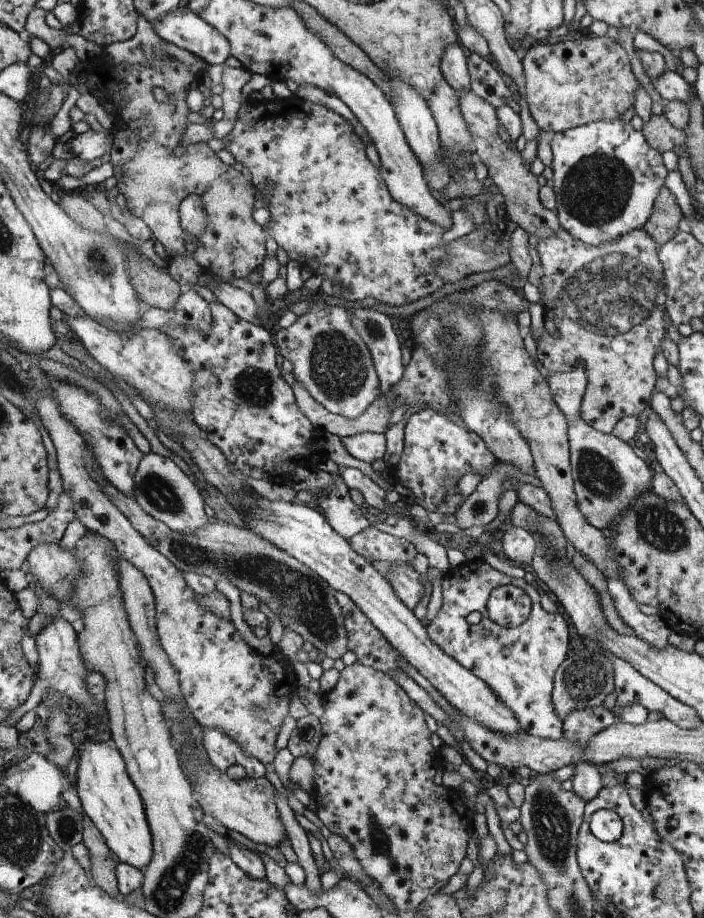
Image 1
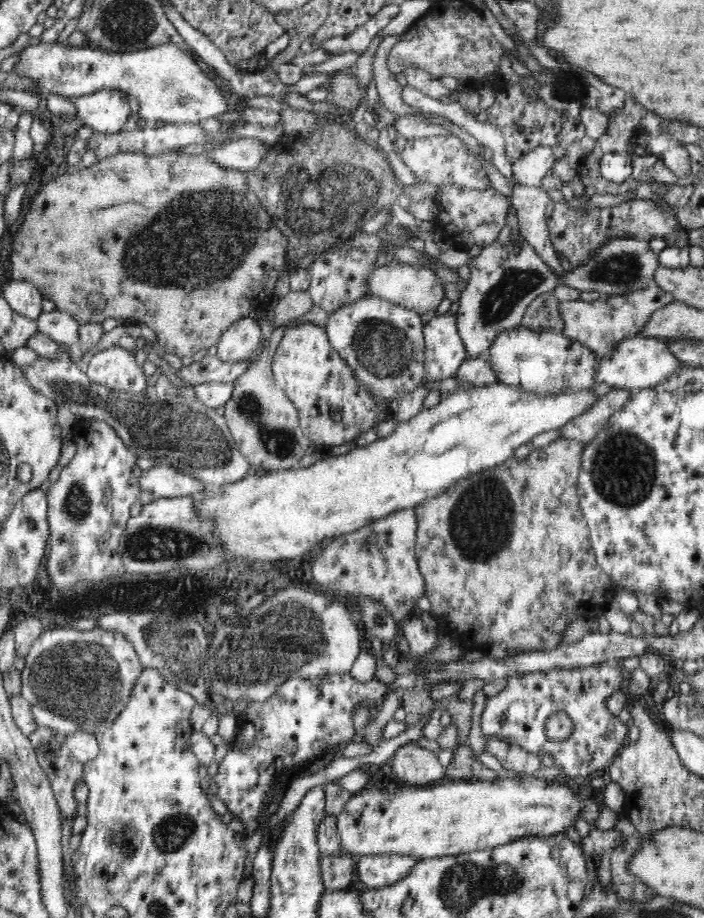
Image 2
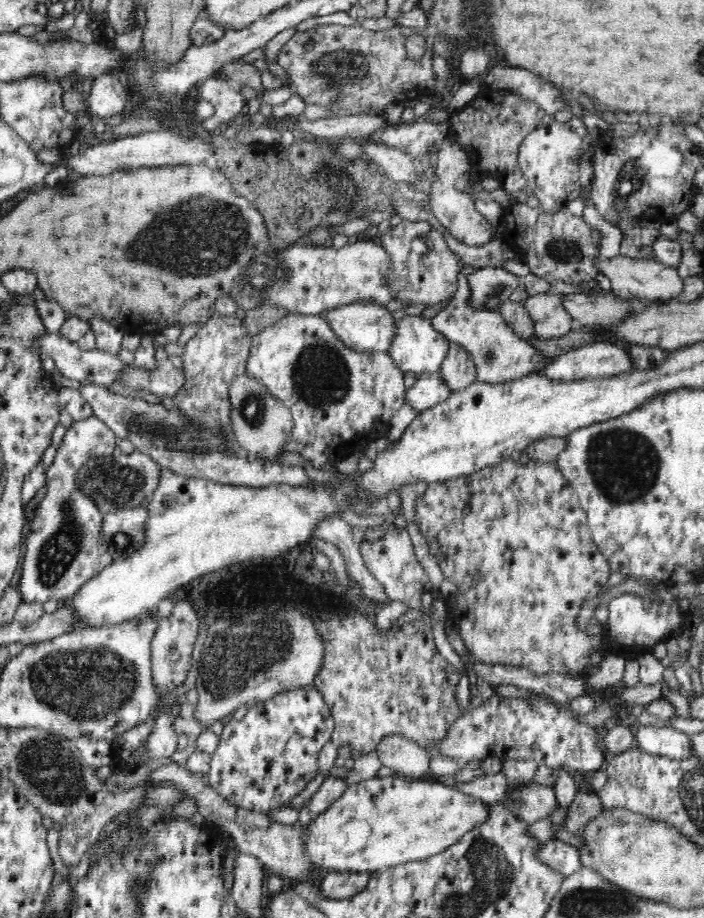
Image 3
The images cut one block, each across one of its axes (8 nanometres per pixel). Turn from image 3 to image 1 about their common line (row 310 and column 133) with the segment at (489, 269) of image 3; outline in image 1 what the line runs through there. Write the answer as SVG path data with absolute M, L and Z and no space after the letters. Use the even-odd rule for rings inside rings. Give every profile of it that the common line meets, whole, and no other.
M157 453L143 456L139 470L135 474L135 491L133 498L150 516L170 526L172 530L182 533L193 533L208 524L208 516L204 514L204 500L192 480L176 466L174 460Z

